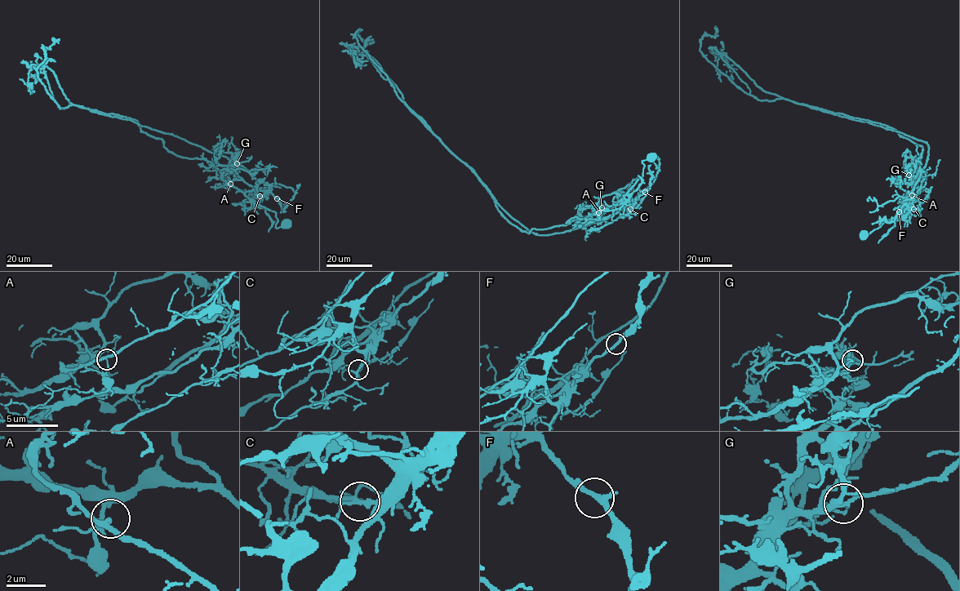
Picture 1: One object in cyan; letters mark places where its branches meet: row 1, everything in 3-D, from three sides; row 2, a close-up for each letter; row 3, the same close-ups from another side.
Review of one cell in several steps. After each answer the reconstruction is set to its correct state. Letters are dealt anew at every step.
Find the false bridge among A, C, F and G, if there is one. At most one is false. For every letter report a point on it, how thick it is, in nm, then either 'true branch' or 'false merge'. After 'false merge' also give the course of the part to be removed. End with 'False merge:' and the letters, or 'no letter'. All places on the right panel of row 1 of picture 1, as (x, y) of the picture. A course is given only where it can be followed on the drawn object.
A: (912, 195) | 170 nm | false merge | (912, 194), (920, 192), (907, 204), (927, 144), (745, 93), (700, 49), (714, 28)
C: (913, 209) | 190 nm | true branch
F: (899, 211) | 240 nm | true branch
G: (908, 175) | 240 nm | true branch
False merge: A

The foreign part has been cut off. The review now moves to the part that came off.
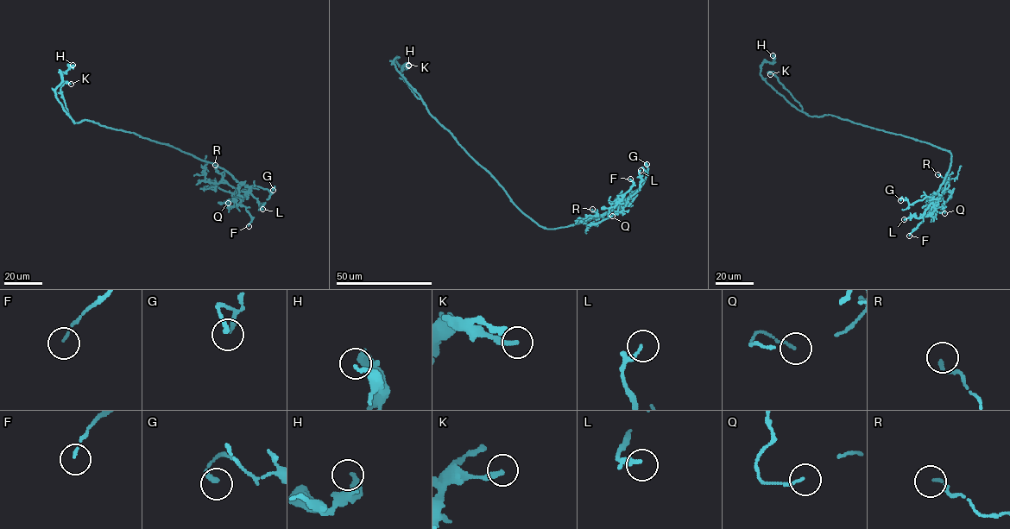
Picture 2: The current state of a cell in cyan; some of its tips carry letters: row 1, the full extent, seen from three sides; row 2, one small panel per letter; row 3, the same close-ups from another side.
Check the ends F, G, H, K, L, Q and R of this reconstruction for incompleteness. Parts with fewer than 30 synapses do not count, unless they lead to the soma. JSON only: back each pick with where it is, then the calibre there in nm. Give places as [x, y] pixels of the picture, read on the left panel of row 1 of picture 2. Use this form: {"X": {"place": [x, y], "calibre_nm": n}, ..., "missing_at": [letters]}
{"missing_at": []}

